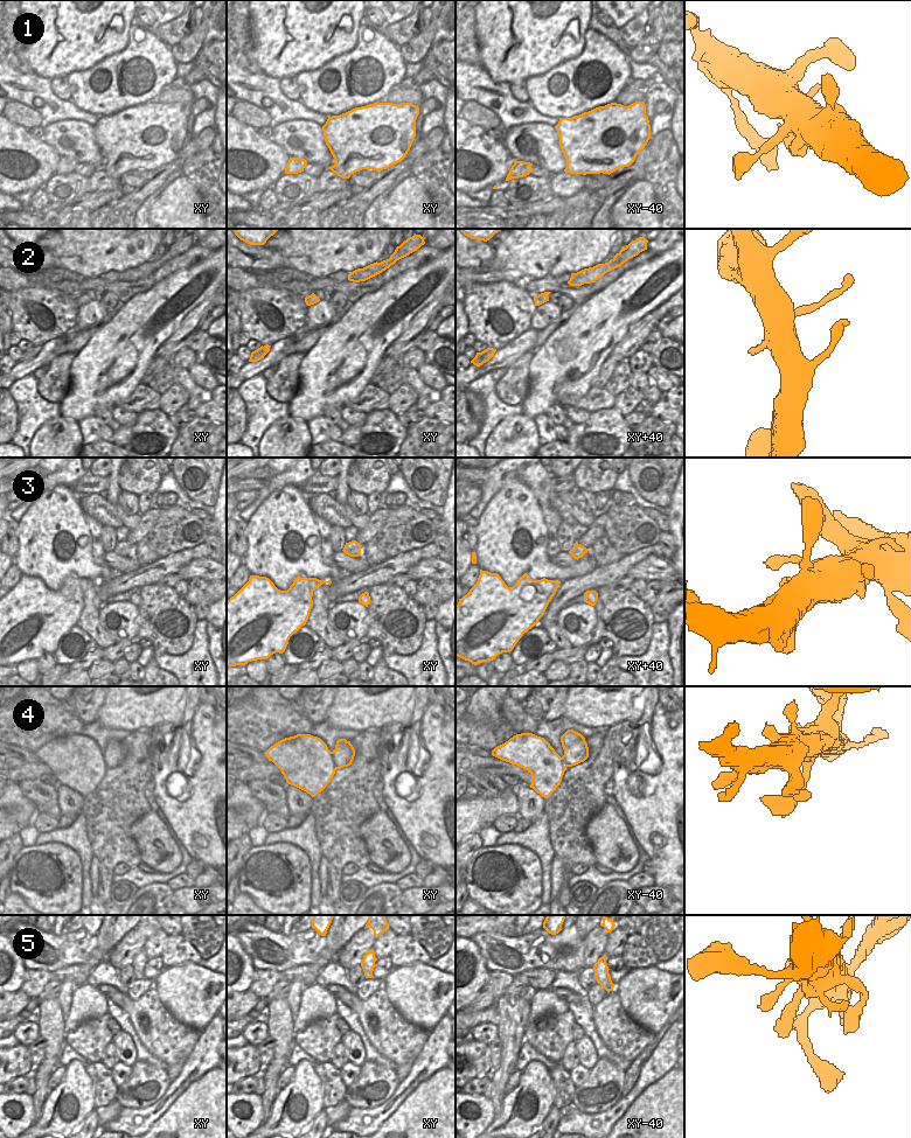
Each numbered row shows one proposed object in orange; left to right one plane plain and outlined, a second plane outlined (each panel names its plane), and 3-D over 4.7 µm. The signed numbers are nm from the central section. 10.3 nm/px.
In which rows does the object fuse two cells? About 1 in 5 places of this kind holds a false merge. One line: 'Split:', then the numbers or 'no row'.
Split: no row

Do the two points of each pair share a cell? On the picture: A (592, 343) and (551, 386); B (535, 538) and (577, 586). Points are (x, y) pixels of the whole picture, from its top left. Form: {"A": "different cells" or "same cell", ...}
{"A": "same cell", "B": "different cells"}

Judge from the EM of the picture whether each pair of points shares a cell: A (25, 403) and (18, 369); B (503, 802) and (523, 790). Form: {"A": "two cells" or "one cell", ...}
{"A": "two cells", "B": "two cells"}

